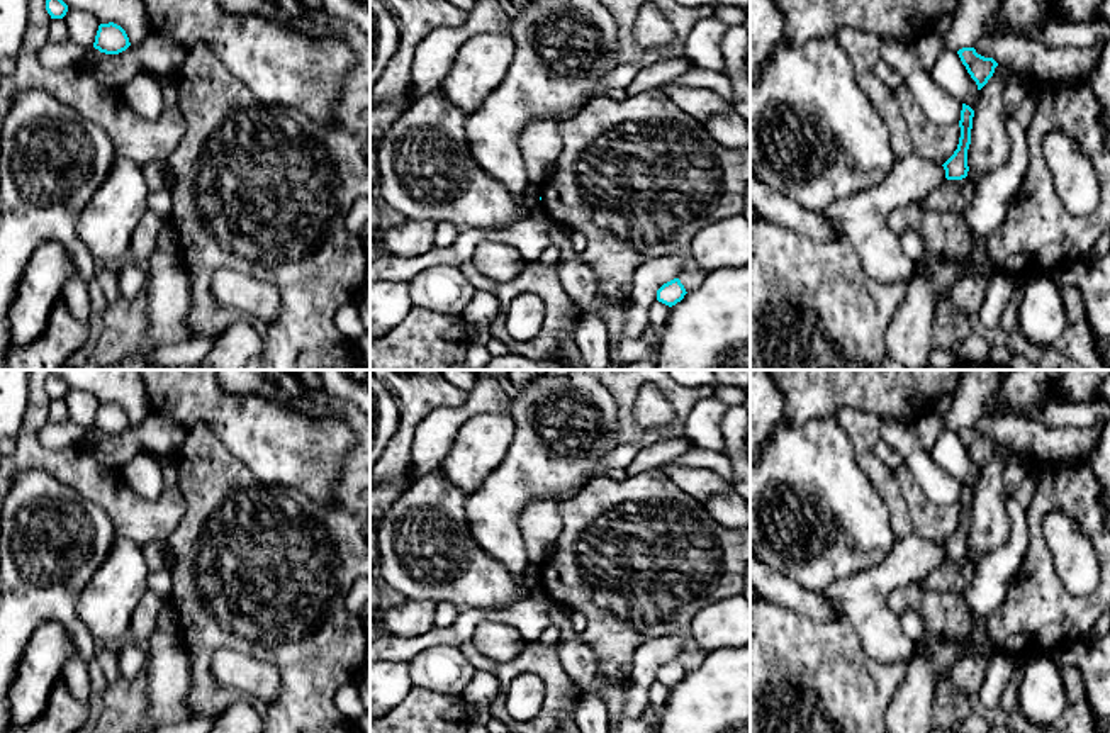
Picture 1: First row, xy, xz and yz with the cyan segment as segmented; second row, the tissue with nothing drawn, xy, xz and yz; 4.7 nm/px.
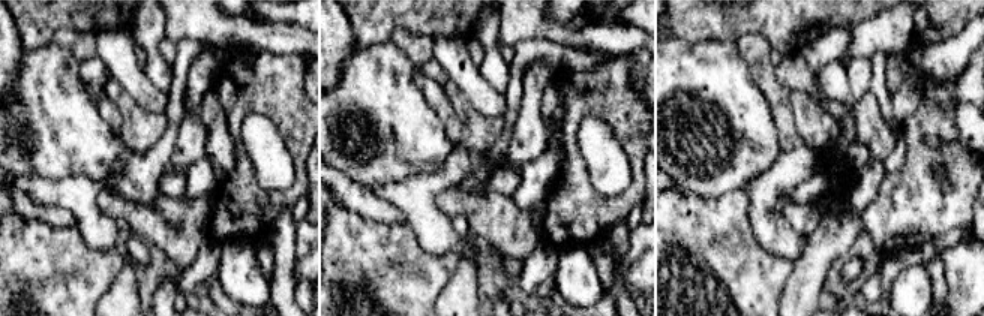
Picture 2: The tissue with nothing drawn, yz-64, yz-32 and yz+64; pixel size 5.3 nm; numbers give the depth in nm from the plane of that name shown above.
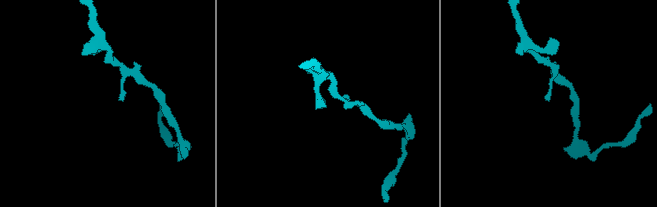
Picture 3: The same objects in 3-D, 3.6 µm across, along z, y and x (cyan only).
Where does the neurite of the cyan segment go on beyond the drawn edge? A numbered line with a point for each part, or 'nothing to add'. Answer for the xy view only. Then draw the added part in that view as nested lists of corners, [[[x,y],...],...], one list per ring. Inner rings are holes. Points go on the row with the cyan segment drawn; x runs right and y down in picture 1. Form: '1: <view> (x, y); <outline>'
nothing to add

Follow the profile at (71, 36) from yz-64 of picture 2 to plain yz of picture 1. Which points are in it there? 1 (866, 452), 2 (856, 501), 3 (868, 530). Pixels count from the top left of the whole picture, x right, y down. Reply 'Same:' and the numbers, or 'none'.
Same: 1

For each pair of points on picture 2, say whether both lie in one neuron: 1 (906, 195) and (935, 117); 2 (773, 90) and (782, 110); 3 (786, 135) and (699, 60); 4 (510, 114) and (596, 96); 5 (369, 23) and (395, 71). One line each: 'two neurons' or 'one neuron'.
1: one neuron
2: one neuron
3: two neurons
4: two neurons
5: two neurons

